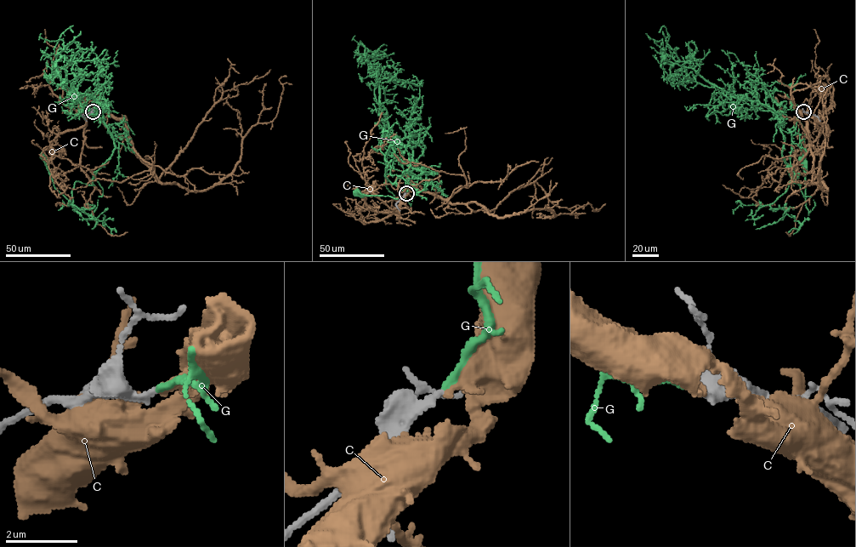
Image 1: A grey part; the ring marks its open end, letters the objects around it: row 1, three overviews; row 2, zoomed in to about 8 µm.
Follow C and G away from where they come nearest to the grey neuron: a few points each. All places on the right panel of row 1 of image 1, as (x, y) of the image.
C: (803, 111), (796, 109), (806, 122), (812, 183), (825, 190), (819, 181), (823, 123), (813, 116), (819, 76)
G: (803, 112), (789, 109), (777, 117), (790, 174), (814, 203), (808, 214), (802, 156)

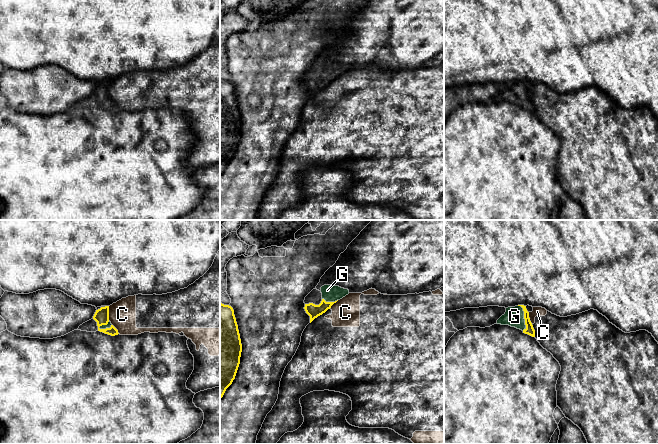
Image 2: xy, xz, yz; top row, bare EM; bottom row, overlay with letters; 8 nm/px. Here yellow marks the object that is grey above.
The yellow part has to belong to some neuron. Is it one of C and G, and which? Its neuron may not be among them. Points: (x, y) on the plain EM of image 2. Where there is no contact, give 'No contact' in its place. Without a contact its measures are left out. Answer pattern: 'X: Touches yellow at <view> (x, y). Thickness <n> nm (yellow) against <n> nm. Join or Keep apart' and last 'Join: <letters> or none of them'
C: Touches yellow at xy (108, 89). Thickness 120 nm (yellow) against 220 nm. Keep apart
G: Touches yellow at yz (524, 93). Thickness 70 nm (yellow) against 160 nm. Join
Join: G

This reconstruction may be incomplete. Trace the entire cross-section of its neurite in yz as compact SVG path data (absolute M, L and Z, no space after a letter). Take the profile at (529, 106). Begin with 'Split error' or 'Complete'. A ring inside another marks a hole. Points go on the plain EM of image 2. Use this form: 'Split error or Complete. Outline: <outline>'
Split error. Outline: M524 81L506 84L496 100L509 101L523 107L523 109L535 113L535 106L529 94L529 88Z

